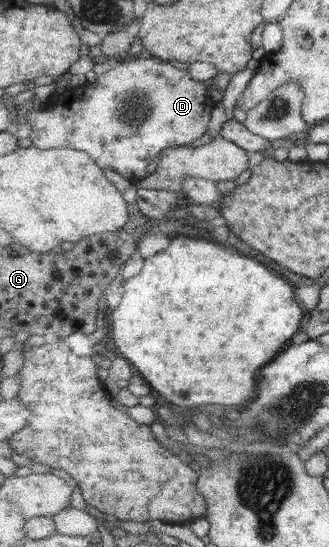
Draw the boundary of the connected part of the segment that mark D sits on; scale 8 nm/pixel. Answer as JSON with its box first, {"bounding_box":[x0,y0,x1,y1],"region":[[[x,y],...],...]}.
{"bounding_box":[22,57,216,184],"region":[[[150,57],[114,62],[112,69],[98,75],[95,82],[67,88],[61,94],[53,93],[44,102],[28,104],[22,113],[23,120],[31,124],[30,140],[33,146],[87,152],[101,169],[113,169],[136,184],[148,176],[149,163],[164,149],[189,145],[207,133],[215,104],[216,101],[209,96],[209,86],[196,80],[189,69]]]}

